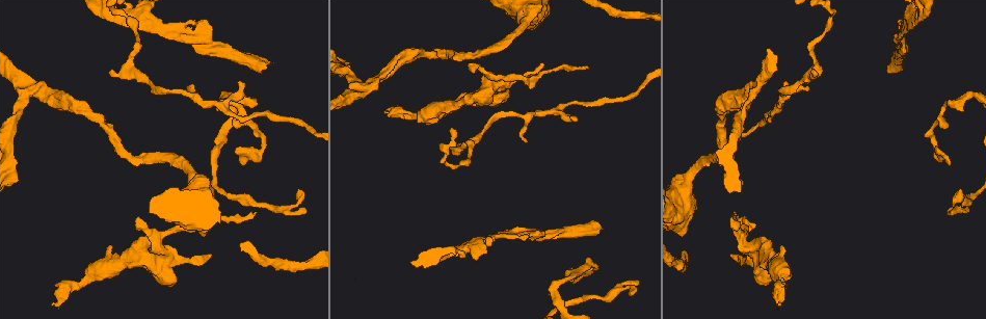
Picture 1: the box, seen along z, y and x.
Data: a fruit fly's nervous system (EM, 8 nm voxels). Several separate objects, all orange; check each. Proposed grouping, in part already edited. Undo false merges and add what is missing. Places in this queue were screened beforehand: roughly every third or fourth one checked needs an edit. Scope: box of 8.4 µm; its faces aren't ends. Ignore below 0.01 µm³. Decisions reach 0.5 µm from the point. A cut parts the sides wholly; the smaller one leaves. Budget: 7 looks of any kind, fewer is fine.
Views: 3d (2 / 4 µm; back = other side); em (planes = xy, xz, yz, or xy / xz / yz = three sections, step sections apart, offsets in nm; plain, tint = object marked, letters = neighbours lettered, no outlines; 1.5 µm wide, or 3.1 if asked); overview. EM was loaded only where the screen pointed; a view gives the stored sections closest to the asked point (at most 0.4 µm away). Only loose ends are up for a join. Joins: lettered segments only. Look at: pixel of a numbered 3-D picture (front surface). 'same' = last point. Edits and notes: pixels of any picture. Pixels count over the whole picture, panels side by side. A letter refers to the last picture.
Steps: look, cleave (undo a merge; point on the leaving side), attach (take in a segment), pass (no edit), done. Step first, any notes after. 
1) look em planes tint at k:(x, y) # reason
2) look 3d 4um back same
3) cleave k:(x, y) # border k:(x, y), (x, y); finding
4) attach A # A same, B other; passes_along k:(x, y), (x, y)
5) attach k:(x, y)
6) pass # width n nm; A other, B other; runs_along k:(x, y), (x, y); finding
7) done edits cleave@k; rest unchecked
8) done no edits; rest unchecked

look 3d 2um at 1:(628, 289) # sharp bend

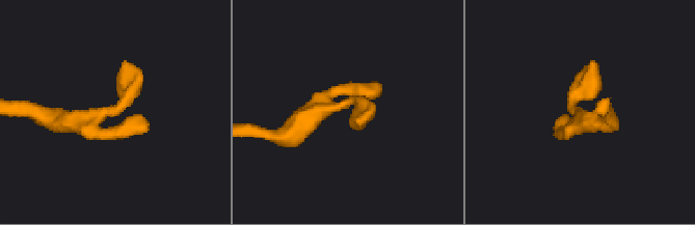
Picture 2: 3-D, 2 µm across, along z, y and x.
look em xz step 8 tint at 2:(110, 114)

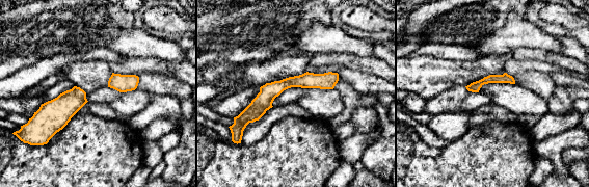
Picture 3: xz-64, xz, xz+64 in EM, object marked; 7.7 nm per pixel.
look em planes letters same # another direction

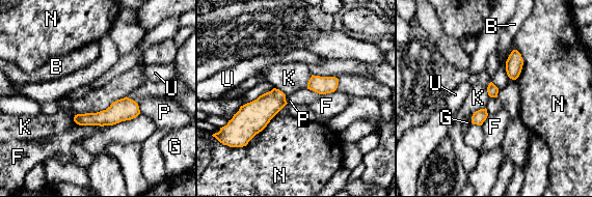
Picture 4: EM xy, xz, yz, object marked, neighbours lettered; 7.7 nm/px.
pass # width 20 nm; longest_contact K 460 nm; B other, F other, G other, K other, N other, P other, U other; all the same neuron

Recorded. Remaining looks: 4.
look 3d 2um at 1:(269, 60) # an open end

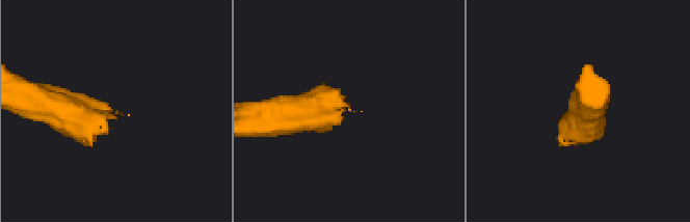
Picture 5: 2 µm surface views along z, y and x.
look em planes letters at 5:(121, 114) # shape alone is not enough

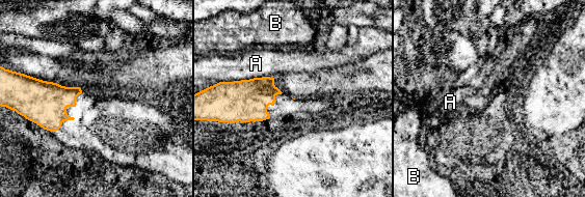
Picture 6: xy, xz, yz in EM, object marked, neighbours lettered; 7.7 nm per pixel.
pass # longest_contact A 400 nm; A other, B other; border 6:(273, 77), (254, 77), (223, 82); no lettered segment goes on from it

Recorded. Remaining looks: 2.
look 3d 2um back at 1:(212, 255) # tapers out

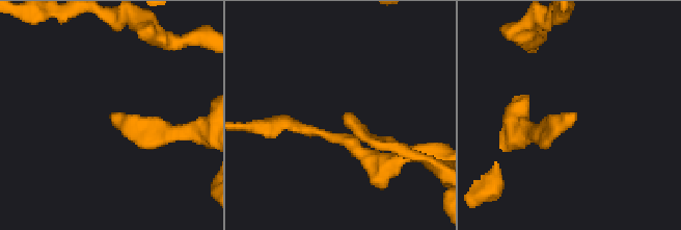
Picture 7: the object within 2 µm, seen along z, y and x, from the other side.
look em planes letters at 7:(113, 115)

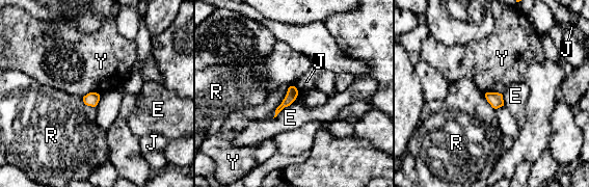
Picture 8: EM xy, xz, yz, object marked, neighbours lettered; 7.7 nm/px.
pass # E other, J other, R other, Y other; border 8:(291, 85), (272, 117); none of them fits

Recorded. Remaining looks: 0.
done no edits; rest unchecked

